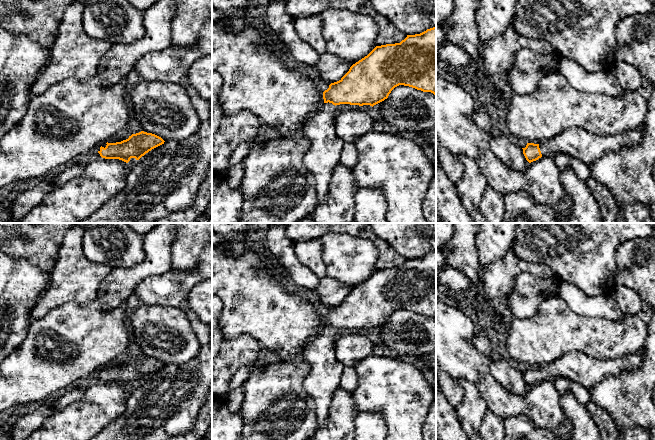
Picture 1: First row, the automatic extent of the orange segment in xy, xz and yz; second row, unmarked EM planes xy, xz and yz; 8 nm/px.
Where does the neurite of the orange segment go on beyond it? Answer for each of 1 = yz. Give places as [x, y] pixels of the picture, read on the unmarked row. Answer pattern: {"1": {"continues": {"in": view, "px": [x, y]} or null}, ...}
{"1": {"continues": {"in": "yz", "px": [578, 367]}}}

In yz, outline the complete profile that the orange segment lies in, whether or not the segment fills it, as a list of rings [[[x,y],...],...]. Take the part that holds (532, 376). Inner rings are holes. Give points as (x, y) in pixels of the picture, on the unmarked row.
[[[642,348],[635,354],[600,360],[572,351],[543,367],[527,367],[522,373],[529,387],[541,381],[554,381],[558,377],[564,377],[590,389],[608,376],[619,376],[627,370],[639,369],[643,365],[645,353],[645,348]]]

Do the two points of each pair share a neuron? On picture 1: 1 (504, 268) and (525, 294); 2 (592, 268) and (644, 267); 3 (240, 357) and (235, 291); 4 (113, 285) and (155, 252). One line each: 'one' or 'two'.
1: two
2: two
3: two
4: one

